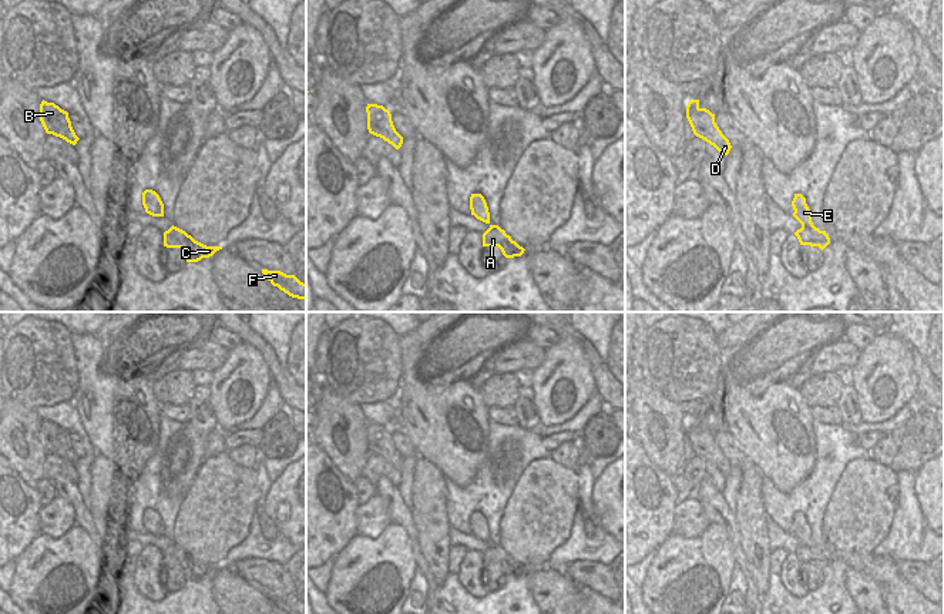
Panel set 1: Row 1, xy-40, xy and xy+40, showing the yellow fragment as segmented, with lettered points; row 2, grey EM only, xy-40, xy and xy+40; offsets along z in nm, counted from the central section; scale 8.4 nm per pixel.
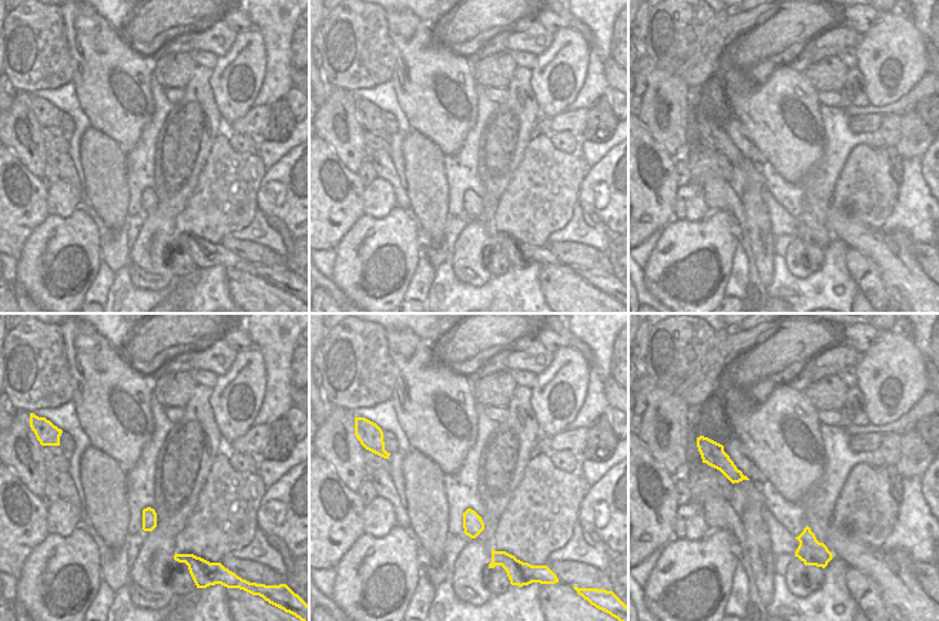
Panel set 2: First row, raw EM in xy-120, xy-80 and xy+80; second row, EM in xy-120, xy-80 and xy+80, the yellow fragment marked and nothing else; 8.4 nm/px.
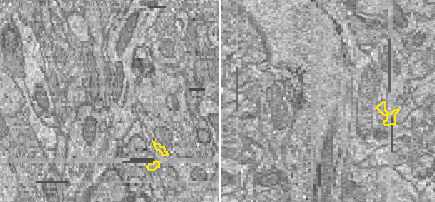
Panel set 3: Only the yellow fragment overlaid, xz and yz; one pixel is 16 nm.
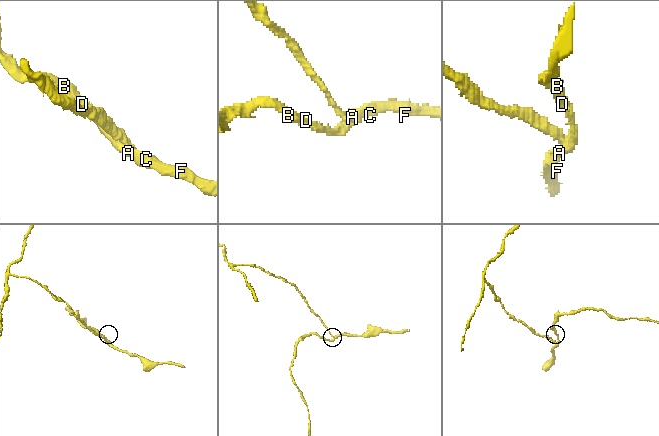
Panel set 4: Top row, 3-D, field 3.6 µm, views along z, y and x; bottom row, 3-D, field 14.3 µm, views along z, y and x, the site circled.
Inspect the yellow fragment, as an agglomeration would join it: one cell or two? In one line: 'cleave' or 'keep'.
keep

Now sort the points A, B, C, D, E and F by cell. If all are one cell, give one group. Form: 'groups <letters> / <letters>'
groups A B C D E F

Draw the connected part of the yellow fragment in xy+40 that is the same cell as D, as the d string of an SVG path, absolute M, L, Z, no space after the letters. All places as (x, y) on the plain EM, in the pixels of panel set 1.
M691 419L686 425L686 437L696 456L713 464L722 474L728 474L732 464L715 442L715 433L699 426L699 419Z

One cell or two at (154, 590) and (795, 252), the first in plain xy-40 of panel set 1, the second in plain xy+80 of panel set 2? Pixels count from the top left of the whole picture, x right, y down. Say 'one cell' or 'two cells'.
one cell

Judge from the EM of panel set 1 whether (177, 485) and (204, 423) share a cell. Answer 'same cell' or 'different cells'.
same cell

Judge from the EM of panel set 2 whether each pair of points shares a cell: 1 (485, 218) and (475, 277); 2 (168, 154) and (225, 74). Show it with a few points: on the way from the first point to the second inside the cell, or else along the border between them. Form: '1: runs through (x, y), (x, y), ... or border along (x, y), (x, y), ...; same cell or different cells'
1: runs through (478, 232), (475, 238), (475, 262); same cell
2: border along (211, 70), (208, 84), (224, 124); different cells

